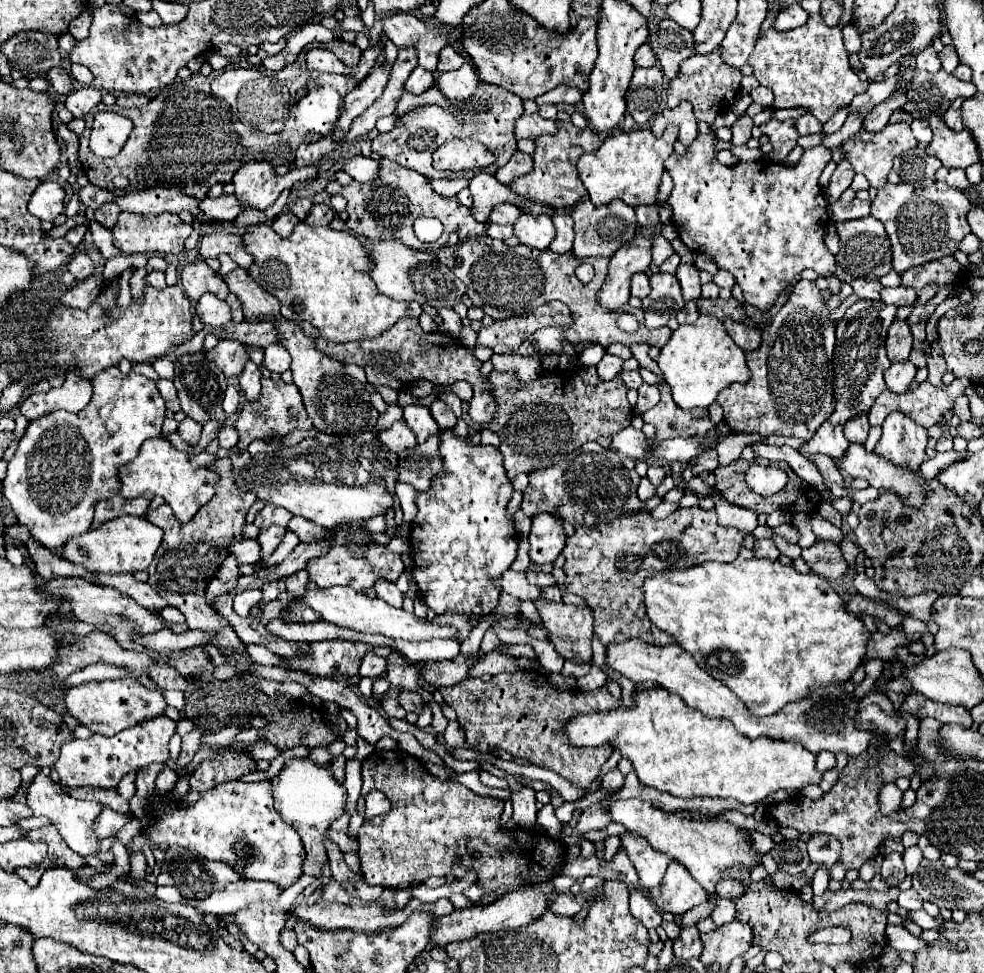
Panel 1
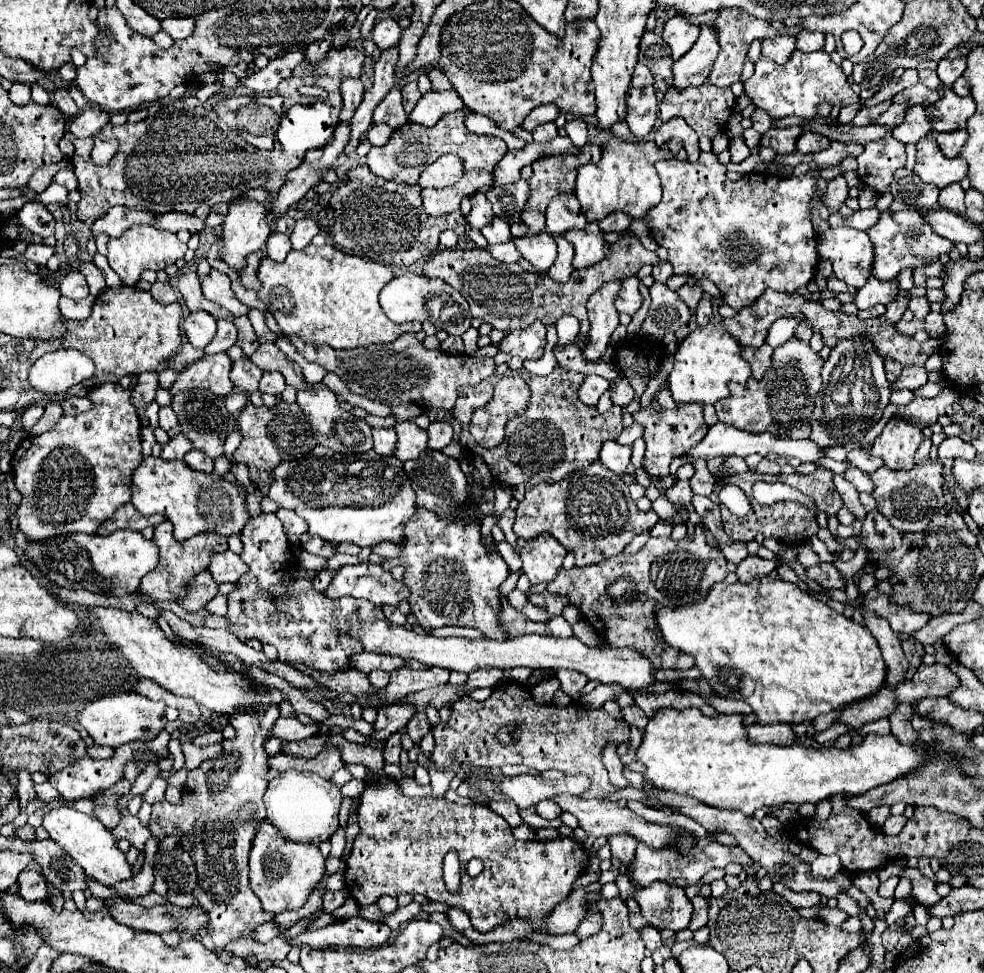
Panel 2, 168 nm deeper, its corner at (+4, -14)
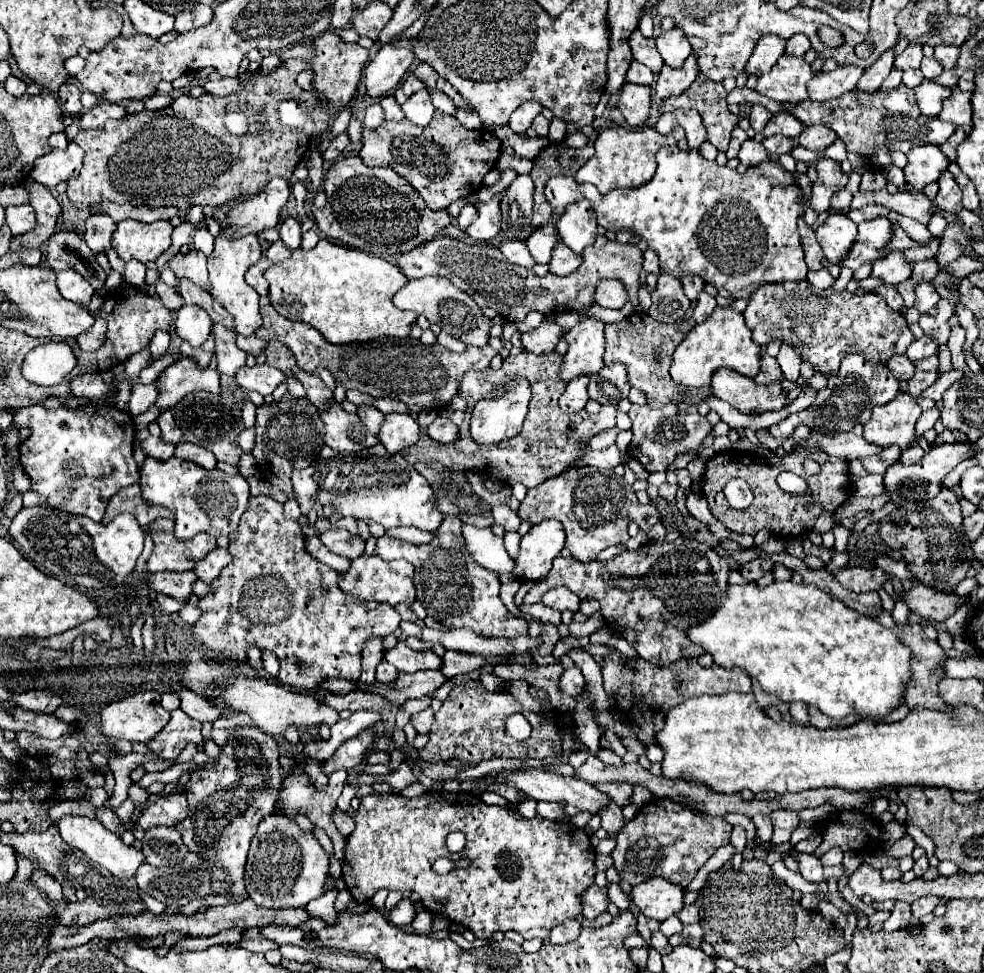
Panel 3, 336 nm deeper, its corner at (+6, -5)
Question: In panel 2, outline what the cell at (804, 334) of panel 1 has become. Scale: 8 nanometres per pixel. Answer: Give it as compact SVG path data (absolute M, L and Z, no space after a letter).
M791 337L781 347L773 351L773 365L767 369L761 381L749 379L747 389L733 391L725 401L717 401L717 417L721 423L727 423L735 429L765 433L769 431L775 437L787 439L809 439L811 437L811 415L815 409L817 393L821 391L821 369L823 359L815 353L809 341Z

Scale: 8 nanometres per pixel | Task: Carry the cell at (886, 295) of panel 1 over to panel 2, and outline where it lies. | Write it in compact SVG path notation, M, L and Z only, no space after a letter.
M911 297L907 309L913 311L913 315L917 319L923 319L929 313L929 301L927 301L927 297Z

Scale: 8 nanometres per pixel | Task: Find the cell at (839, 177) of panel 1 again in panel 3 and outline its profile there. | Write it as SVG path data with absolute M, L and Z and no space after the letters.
M819 158L815 164L815 170L817 170L817 180L813 182L811 206L817 214L821 214L829 208L831 196L841 188L845 188L847 174L841 170L839 162L829 158Z

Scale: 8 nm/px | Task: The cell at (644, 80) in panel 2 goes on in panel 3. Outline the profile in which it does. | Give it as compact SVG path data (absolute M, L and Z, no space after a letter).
M633 60L631 66L629 66L629 70L627 70L627 82L649 86L649 84L653 84L653 72L647 66L643 66L643 64L639 64L639 62Z

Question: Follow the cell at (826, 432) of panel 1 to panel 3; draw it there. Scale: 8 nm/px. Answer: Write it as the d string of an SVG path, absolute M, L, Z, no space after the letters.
M867 474L859 480L855 480L853 484L853 494L855 496L879 496L883 494L883 476L873 476L873 474Z

